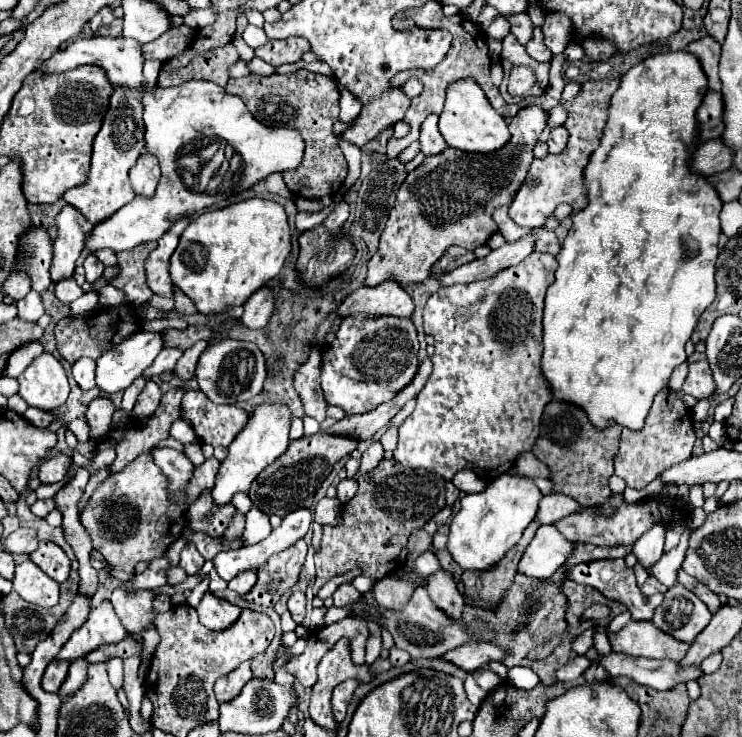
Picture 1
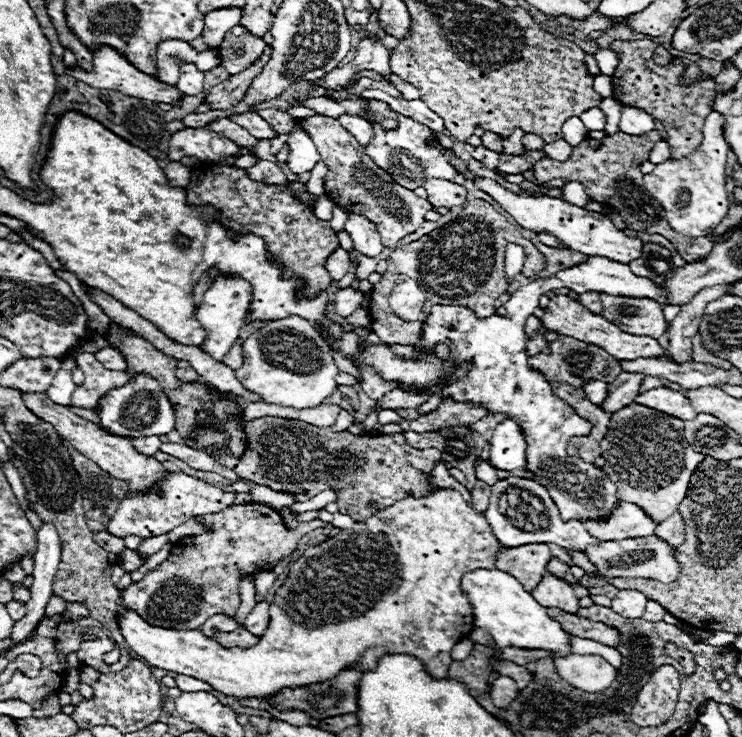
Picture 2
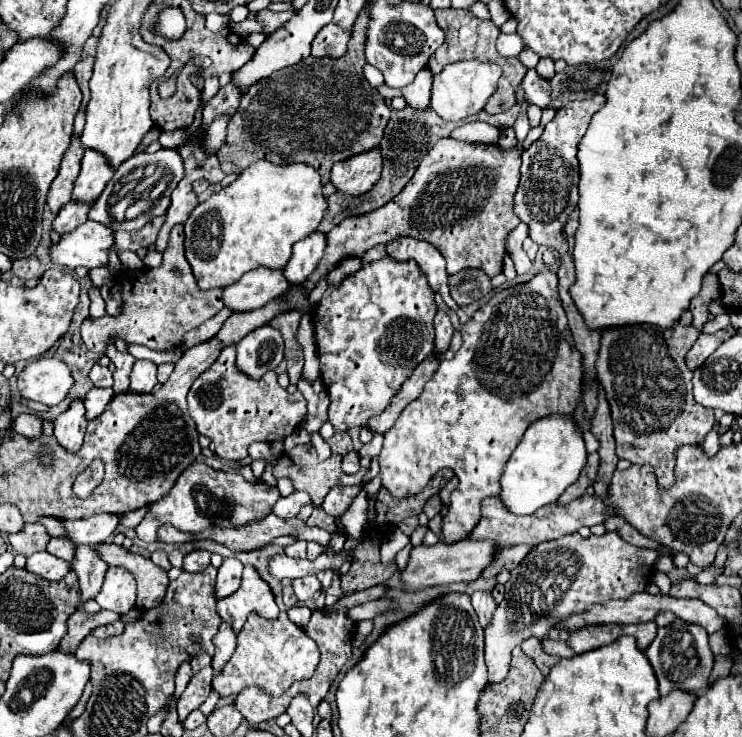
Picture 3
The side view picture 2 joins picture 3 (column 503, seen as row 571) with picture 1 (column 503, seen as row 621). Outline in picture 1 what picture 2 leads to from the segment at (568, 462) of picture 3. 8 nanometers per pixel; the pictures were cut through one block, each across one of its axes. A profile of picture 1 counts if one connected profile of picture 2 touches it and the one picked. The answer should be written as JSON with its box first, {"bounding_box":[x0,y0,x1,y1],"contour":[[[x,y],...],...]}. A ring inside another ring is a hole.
{"bounding_box":[446,474,542,570],"contour":[[[502,474],[488,484],[484,492],[466,494],[460,500],[460,512],[450,524],[450,536],[446,548],[462,570],[486,570],[510,550],[520,538],[524,528],[532,522],[542,500],[538,486],[524,476]]]}

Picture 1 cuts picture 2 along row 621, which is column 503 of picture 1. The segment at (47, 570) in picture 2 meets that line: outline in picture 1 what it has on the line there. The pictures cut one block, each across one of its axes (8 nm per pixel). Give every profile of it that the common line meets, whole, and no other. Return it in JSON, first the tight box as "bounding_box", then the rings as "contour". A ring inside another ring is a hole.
{"bounding_box":[486,18,510,40],"contour":[[[496,18],[496,20],[488,26],[486,34],[488,34],[490,38],[494,38],[494,40],[504,40],[504,38],[510,34],[510,24],[508,24],[504,18]]]}

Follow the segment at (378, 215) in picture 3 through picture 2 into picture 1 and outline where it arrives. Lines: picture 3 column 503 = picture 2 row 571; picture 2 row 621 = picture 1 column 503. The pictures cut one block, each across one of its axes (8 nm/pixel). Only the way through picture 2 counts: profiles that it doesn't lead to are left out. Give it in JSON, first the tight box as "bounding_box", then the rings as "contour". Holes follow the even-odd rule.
{"bounding_box":[364,106,548,286],"contour":[[[526,106],[512,118],[512,124],[510,124],[512,138],[500,150],[496,150],[492,154],[472,154],[472,152],[446,148],[442,154],[428,156],[418,168],[414,168],[398,190],[396,206],[390,212],[386,228],[380,236],[378,252],[372,256],[372,260],[366,266],[368,270],[366,270],[364,284],[376,286],[378,282],[382,282],[386,278],[394,278],[402,286],[412,286],[412,284],[424,282],[428,278],[432,264],[442,256],[442,252],[448,246],[456,244],[456,246],[474,250],[474,248],[486,244],[490,240],[490,236],[498,232],[498,224],[492,218],[494,210],[498,206],[510,206],[512,198],[516,196],[516,192],[520,190],[520,186],[526,178],[526,172],[534,160],[532,148],[538,142],[542,130],[546,126],[546,116],[548,116],[546,110],[542,110],[538,106]]]}

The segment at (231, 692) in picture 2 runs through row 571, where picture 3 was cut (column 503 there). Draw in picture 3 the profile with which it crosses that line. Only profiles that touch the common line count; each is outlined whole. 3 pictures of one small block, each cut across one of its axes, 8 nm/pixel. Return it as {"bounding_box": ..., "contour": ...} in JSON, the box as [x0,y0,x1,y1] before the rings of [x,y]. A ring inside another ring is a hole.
{"bounding_box":[380,272,582,542],"contour":[[[542,272],[542,274],[536,274],[530,282],[526,284],[518,284],[518,286],[512,286],[512,288],[504,288],[500,292],[496,292],[492,296],[492,300],[482,306],[474,316],[472,320],[462,326],[462,338],[464,338],[464,344],[462,348],[454,354],[452,360],[442,360],[440,366],[438,366],[438,372],[432,376],[432,380],[424,386],[424,392],[420,394],[420,398],[416,398],[414,402],[410,402],[410,406],[406,406],[402,410],[402,414],[398,416],[396,424],[384,434],[384,448],[380,452],[380,478],[382,478],[382,486],[390,490],[392,496],[396,498],[406,498],[406,496],[413,496],[421,492],[430,479],[440,470],[440,468],[452,468],[454,474],[458,476],[460,484],[458,488],[452,492],[452,498],[450,498],[450,514],[444,518],[442,522],[442,536],[444,536],[444,542],[458,542],[462,538],[466,538],[472,528],[478,524],[478,520],[482,518],[480,514],[480,508],[482,508],[482,500],[488,498],[488,496],[498,496],[500,494],[500,478],[502,478],[502,470],[506,466],[506,462],[510,460],[514,448],[518,446],[518,442],[522,440],[526,428],[546,416],[546,414],[552,414],[552,412],[560,412],[560,414],[572,414],[576,404],[578,404],[578,398],[582,394],[582,358],[574,346],[574,340],[572,340],[572,334],[570,334],[570,328],[568,328],[568,320],[566,320],[566,312],[562,310],[562,302],[560,302],[560,296],[558,296],[558,278],[554,272]]]}

